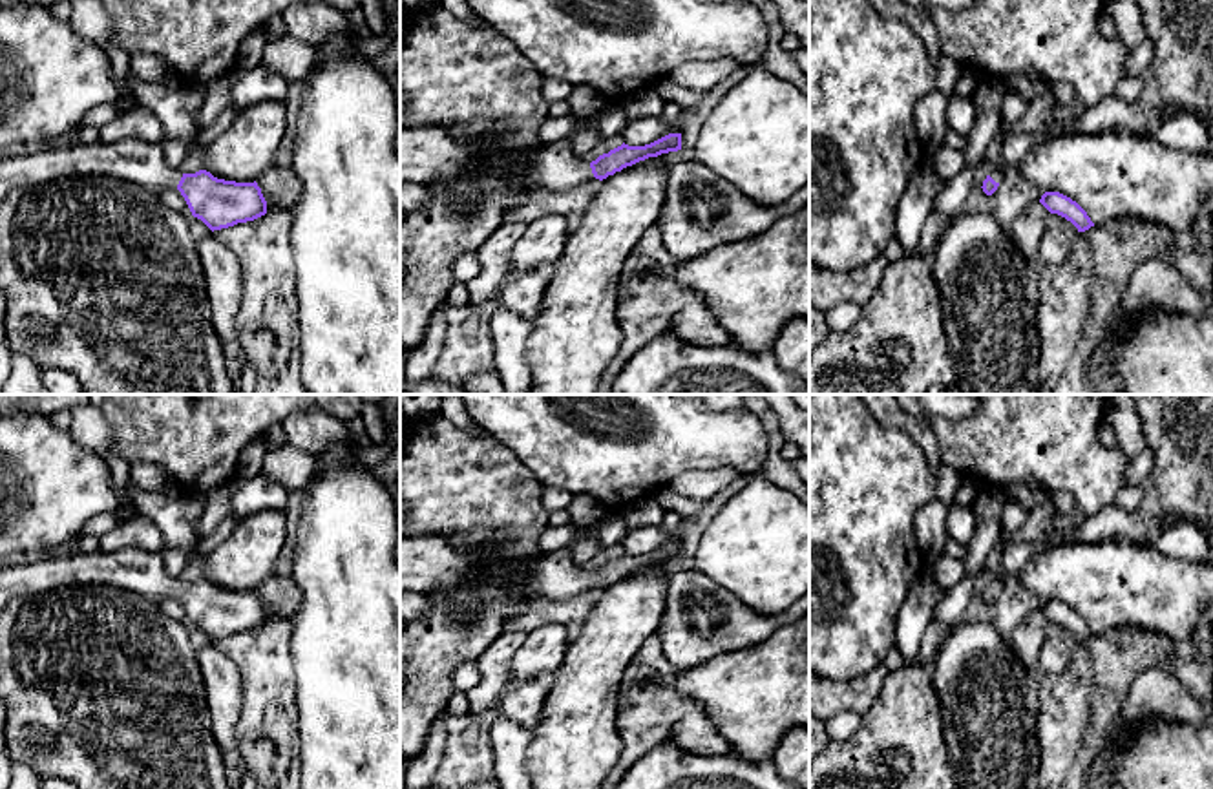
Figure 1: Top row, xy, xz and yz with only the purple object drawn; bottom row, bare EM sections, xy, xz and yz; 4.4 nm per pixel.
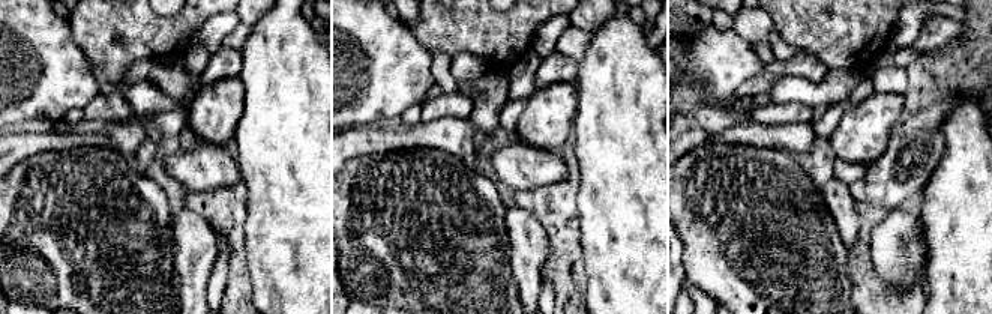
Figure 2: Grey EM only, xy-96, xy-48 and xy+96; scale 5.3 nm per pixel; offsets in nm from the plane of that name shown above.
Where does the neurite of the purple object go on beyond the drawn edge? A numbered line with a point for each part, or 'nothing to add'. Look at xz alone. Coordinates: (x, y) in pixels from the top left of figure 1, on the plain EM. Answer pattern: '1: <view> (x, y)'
1: xz (554, 576)

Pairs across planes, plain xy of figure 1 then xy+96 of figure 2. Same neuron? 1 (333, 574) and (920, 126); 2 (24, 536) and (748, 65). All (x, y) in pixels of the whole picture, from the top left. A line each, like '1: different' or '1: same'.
1: different
2: same

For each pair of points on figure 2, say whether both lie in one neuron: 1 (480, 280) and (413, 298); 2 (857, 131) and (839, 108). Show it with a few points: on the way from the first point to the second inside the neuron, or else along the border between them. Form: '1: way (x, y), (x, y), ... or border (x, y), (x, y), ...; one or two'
1: way (464, 280), (429, 281); one
2: border (850, 105), (838, 126), (826, 138); two

